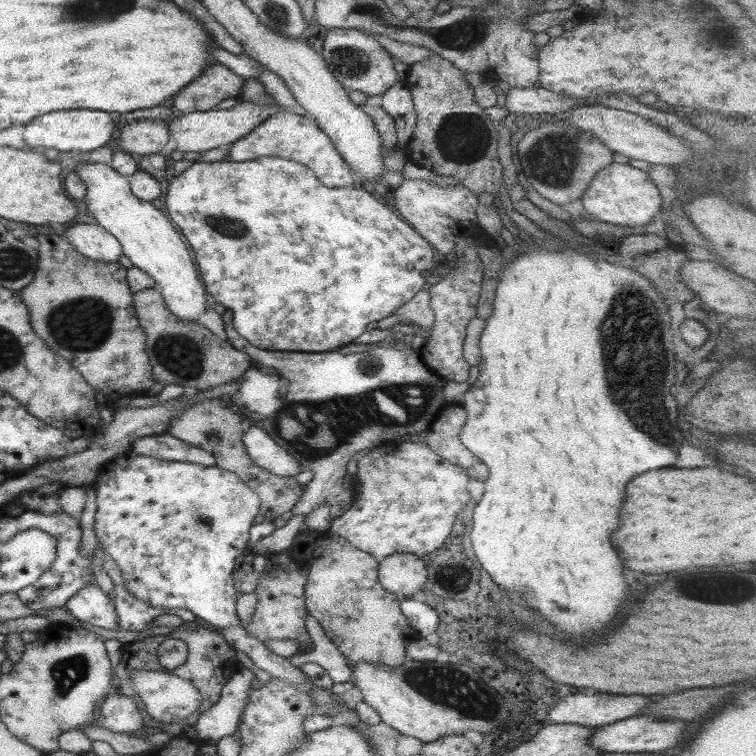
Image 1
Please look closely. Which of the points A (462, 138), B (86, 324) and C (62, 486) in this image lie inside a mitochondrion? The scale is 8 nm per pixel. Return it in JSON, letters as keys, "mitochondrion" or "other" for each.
{"A":"mitochondrion","B":"mitochondrion","C":"other"}

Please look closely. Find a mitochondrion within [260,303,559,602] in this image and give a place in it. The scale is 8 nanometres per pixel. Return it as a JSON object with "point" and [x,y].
{"point":[367,367]}

